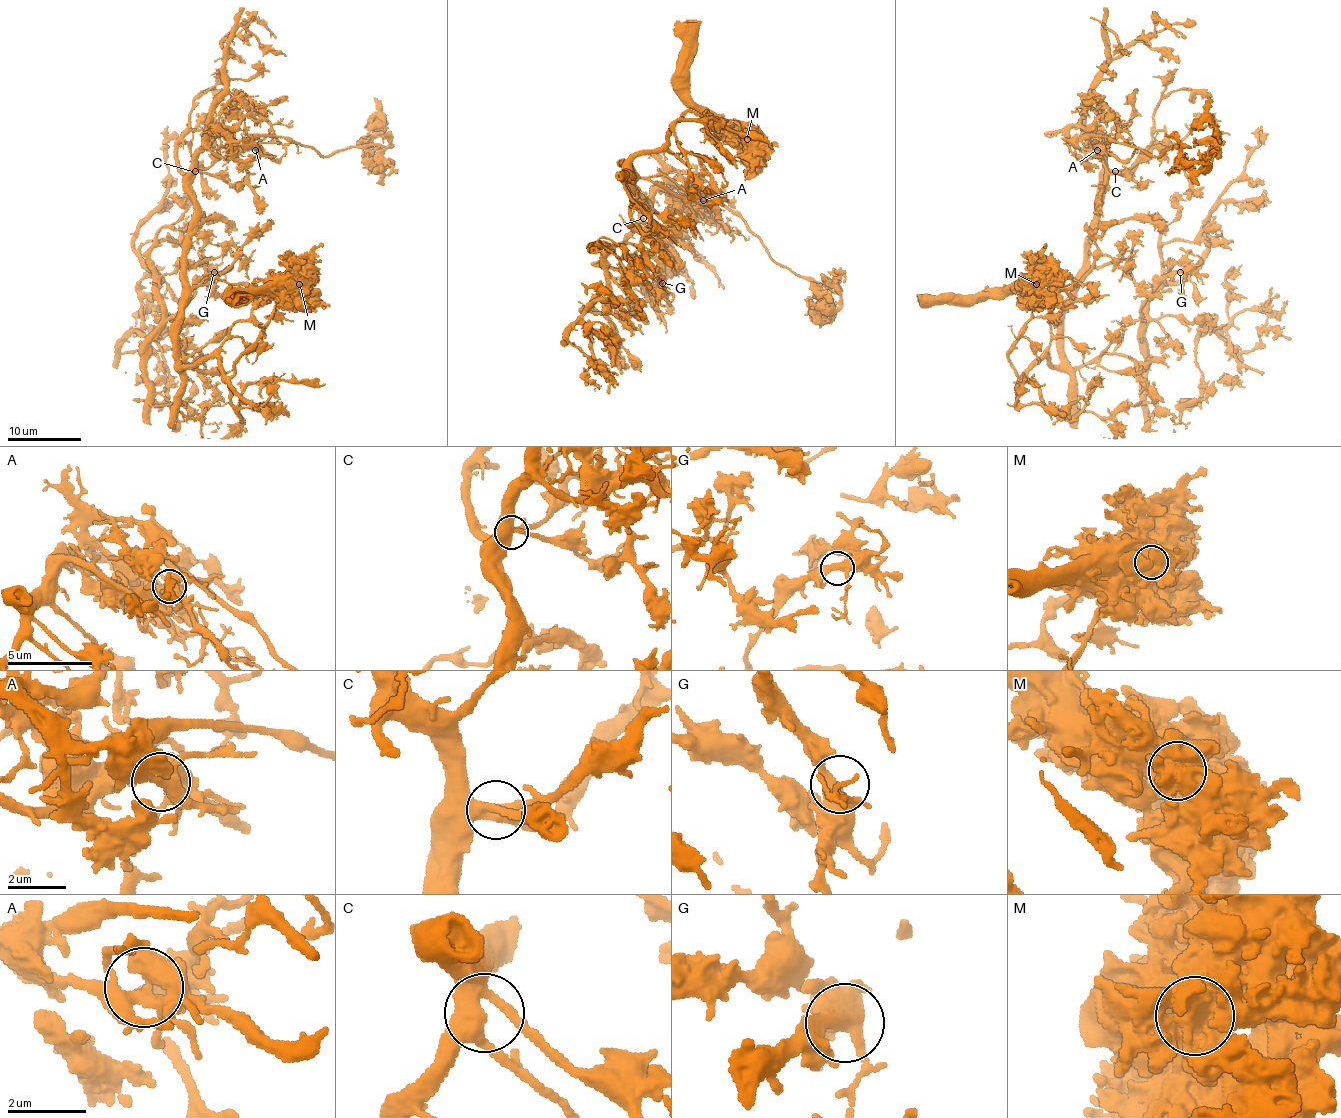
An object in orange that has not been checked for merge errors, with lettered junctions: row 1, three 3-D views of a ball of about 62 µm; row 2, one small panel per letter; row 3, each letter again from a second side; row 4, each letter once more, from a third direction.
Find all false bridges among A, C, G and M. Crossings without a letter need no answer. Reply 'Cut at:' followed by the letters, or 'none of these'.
Cut at: A, M

